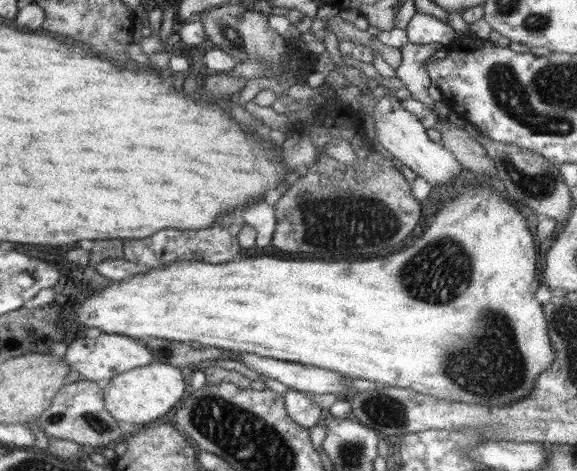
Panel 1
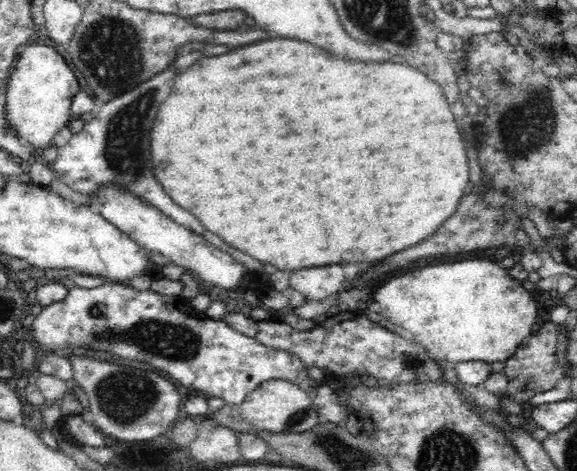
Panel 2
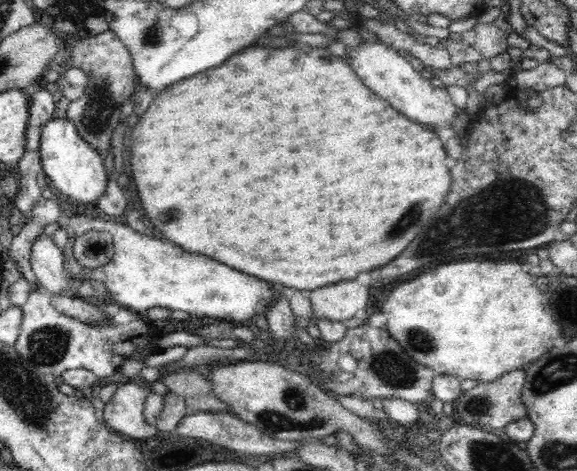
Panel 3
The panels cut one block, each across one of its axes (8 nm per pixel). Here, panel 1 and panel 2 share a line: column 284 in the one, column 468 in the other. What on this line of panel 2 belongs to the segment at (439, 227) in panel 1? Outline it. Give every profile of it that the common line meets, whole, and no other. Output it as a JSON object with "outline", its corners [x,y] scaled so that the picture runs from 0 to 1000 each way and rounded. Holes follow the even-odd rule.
{"outline":[[[801,552],[801,556],[780,556],[780,561],[759,561],[759,565],[735,565],[731,573],[718,573],[711,582],[700,582],[700,586],[690,586],[690,590],[679,590],[672,594],[666,607],[659,607],[652,620],[648,620],[646,639],[659,648],[660,669],[669,673],[676,684],[688,688],[700,696],[702,707],[718,720],[723,728],[731,730],[735,739],[742,739],[754,749],[756,764],[776,764],[782,771],[794,771],[799,766],[835,764],[846,771],[870,769],[891,752],[893,743],[898,743],[898,735],[905,730],[908,713],[919,711],[919,696],[925,690],[929,679],[929,637],[925,628],[915,620],[905,599],[893,594],[884,586],[882,573],[870,569],[860,556],[846,556],[846,552]]]}

